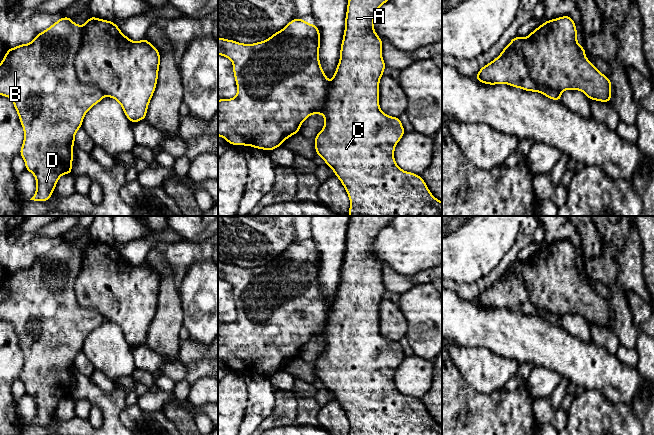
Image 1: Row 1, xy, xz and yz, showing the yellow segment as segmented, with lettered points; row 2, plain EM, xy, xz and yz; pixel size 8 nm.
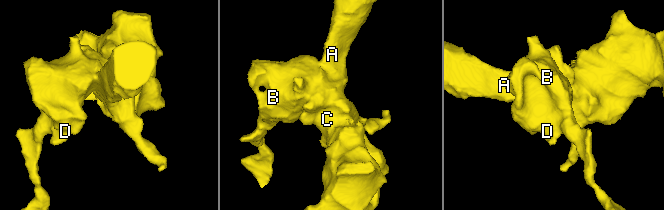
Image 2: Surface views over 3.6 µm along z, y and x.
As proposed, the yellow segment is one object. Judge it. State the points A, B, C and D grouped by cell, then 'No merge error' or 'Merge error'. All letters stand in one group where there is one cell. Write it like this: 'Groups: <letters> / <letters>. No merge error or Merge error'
Groups: A C / B D. Merge error

